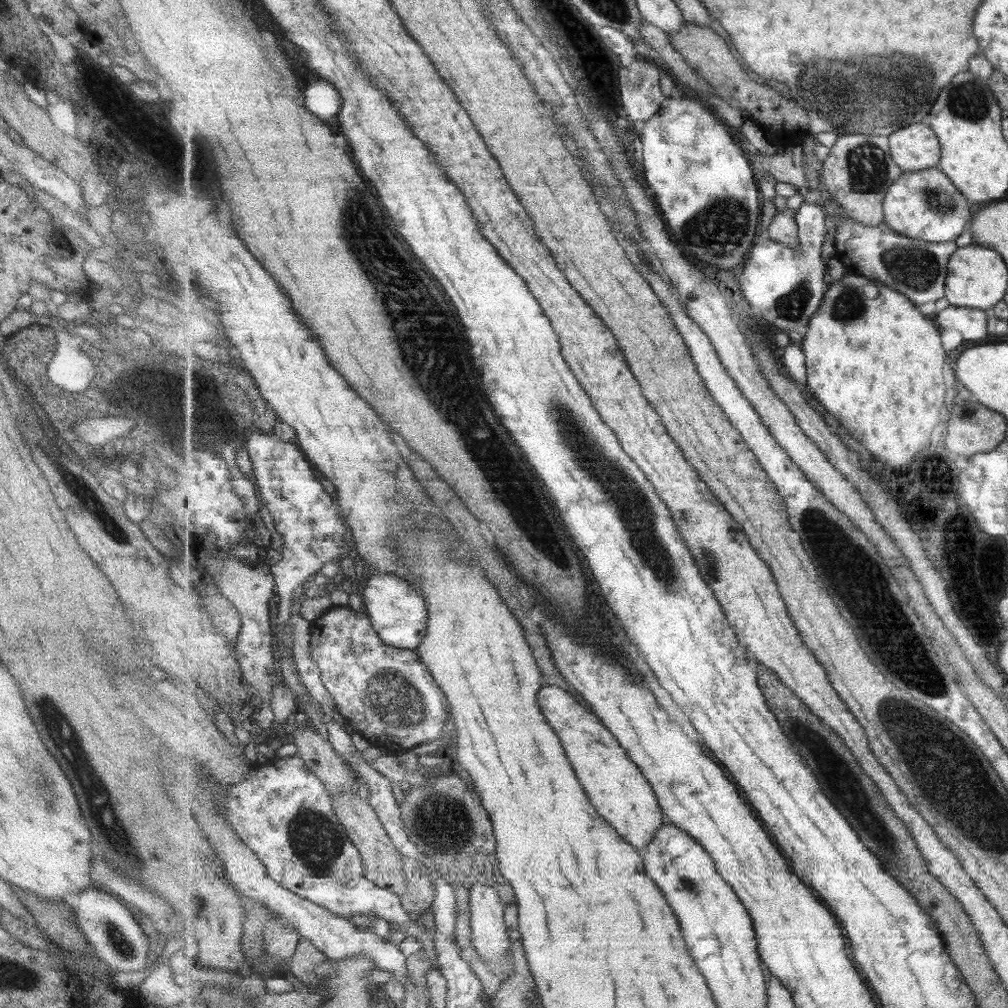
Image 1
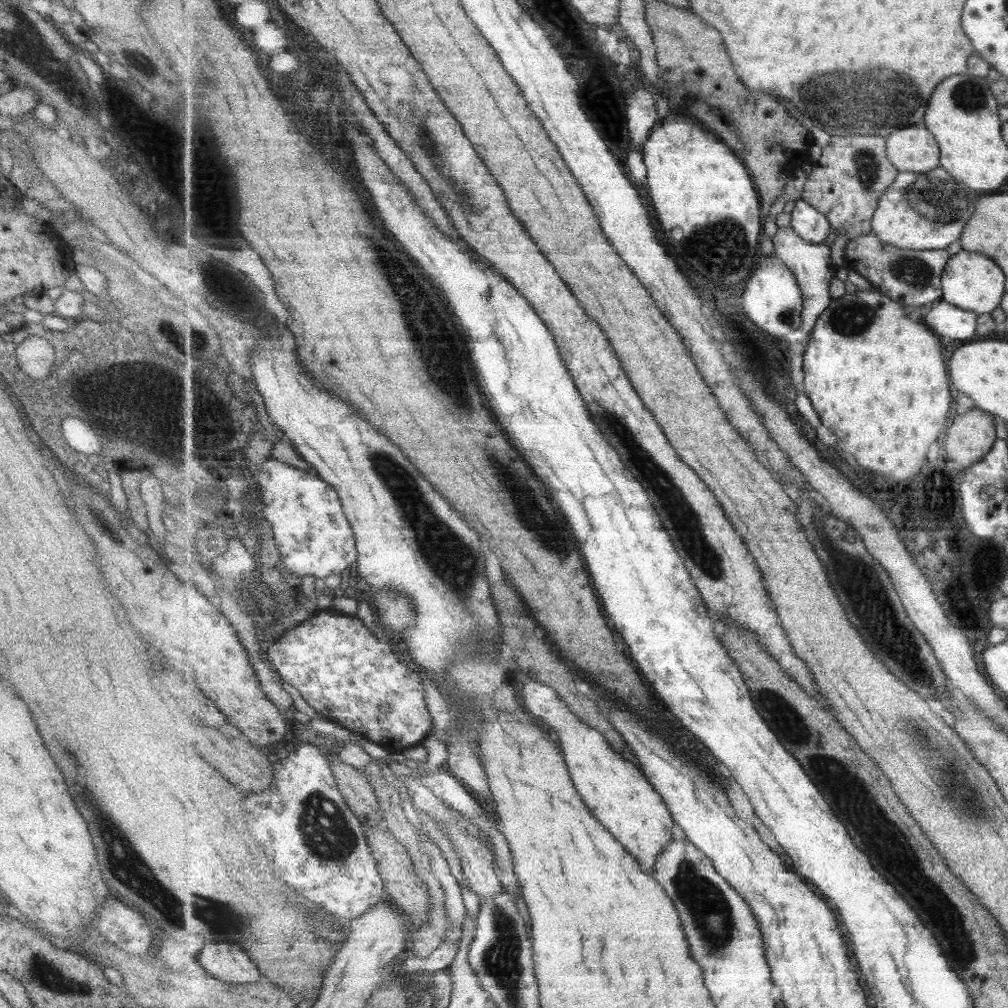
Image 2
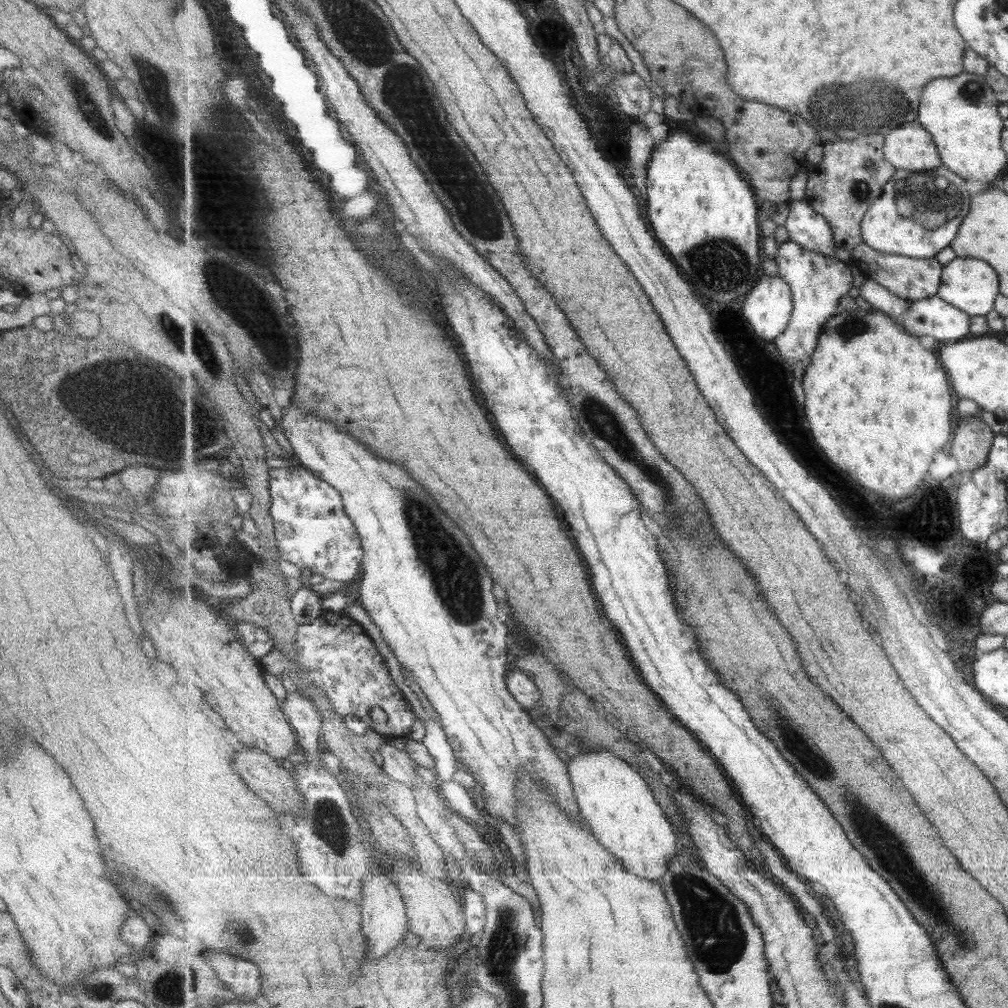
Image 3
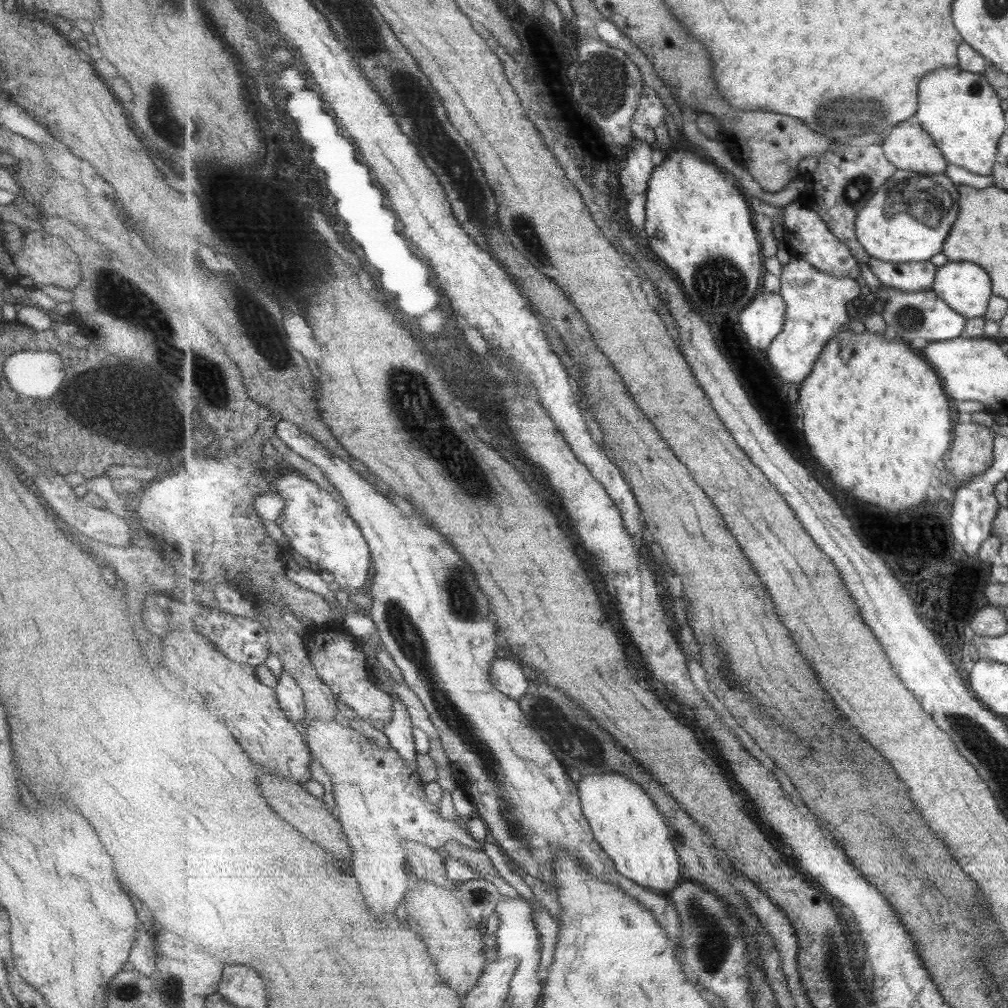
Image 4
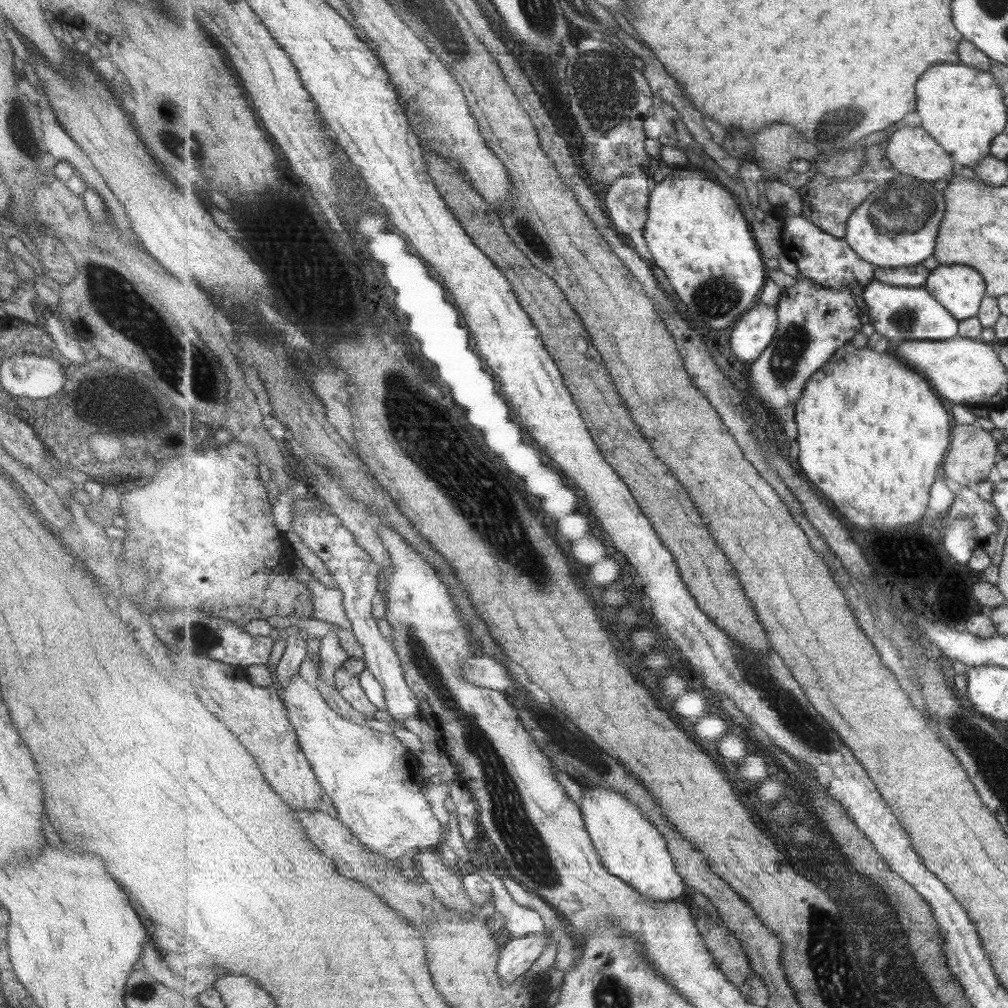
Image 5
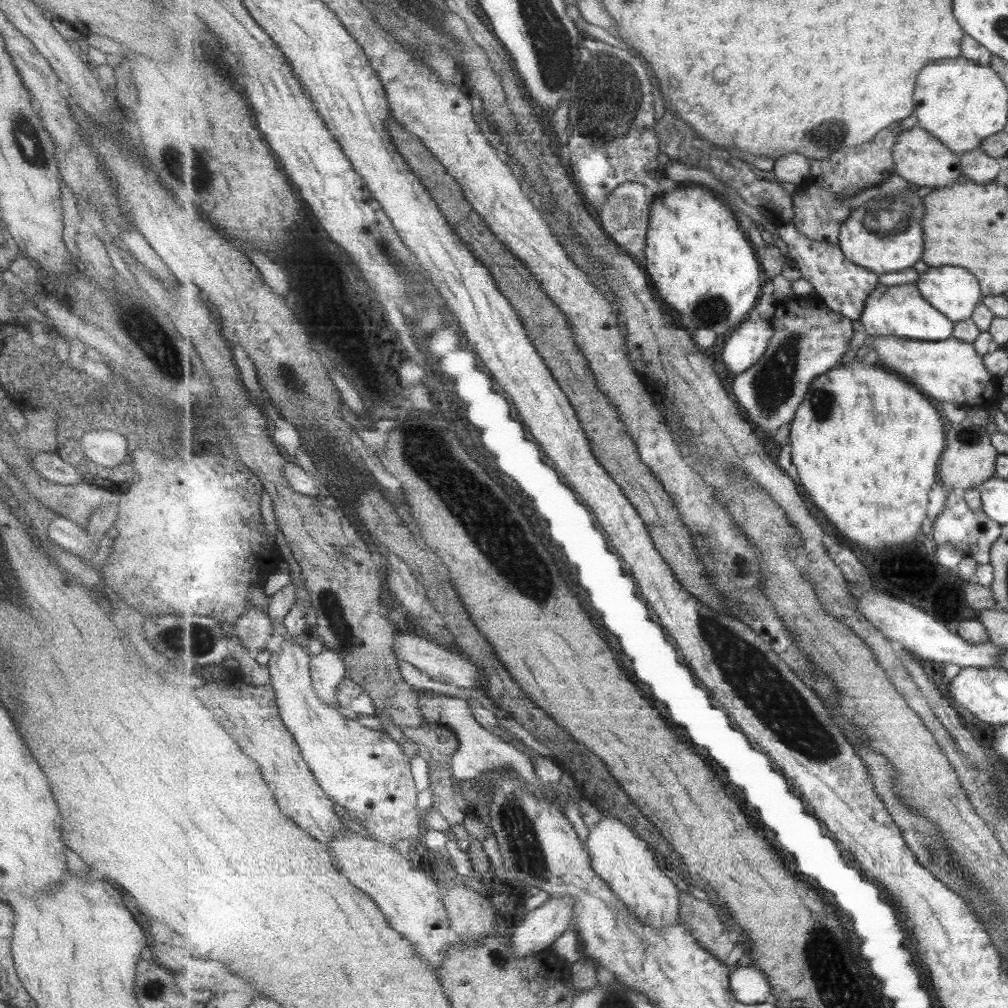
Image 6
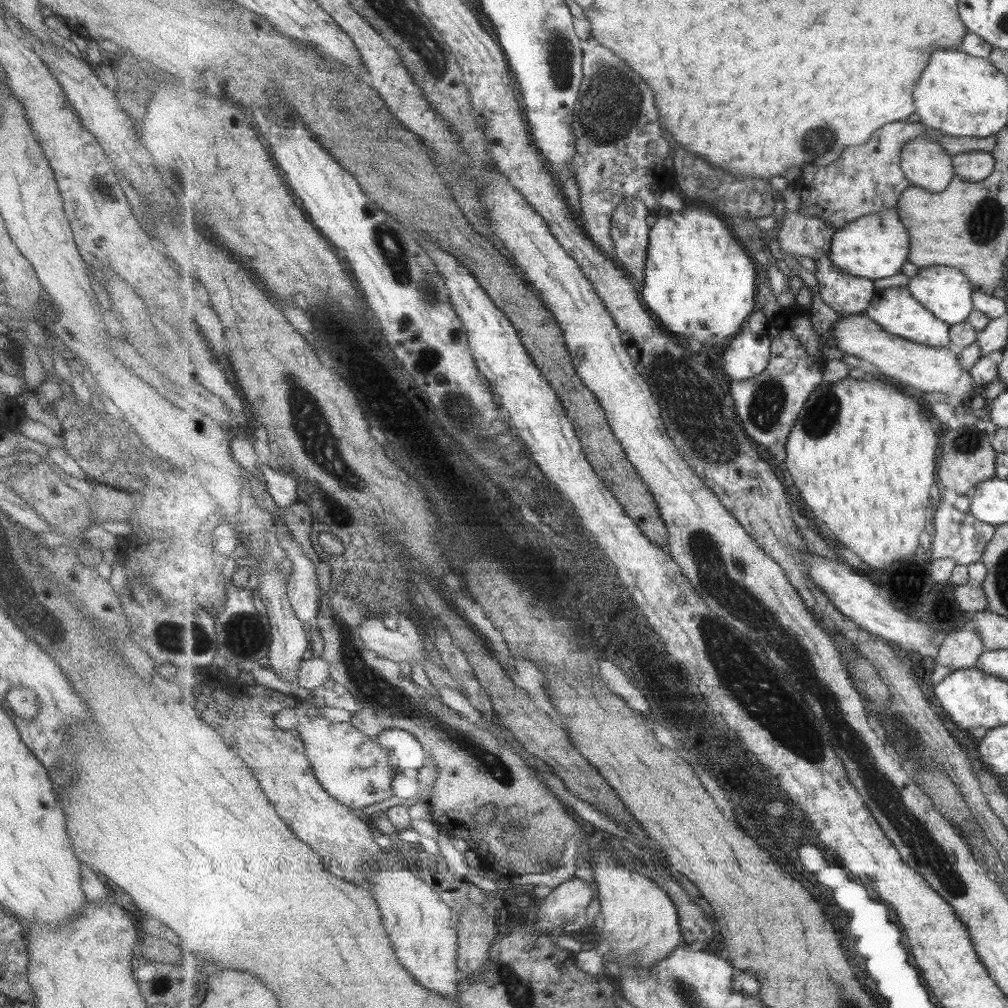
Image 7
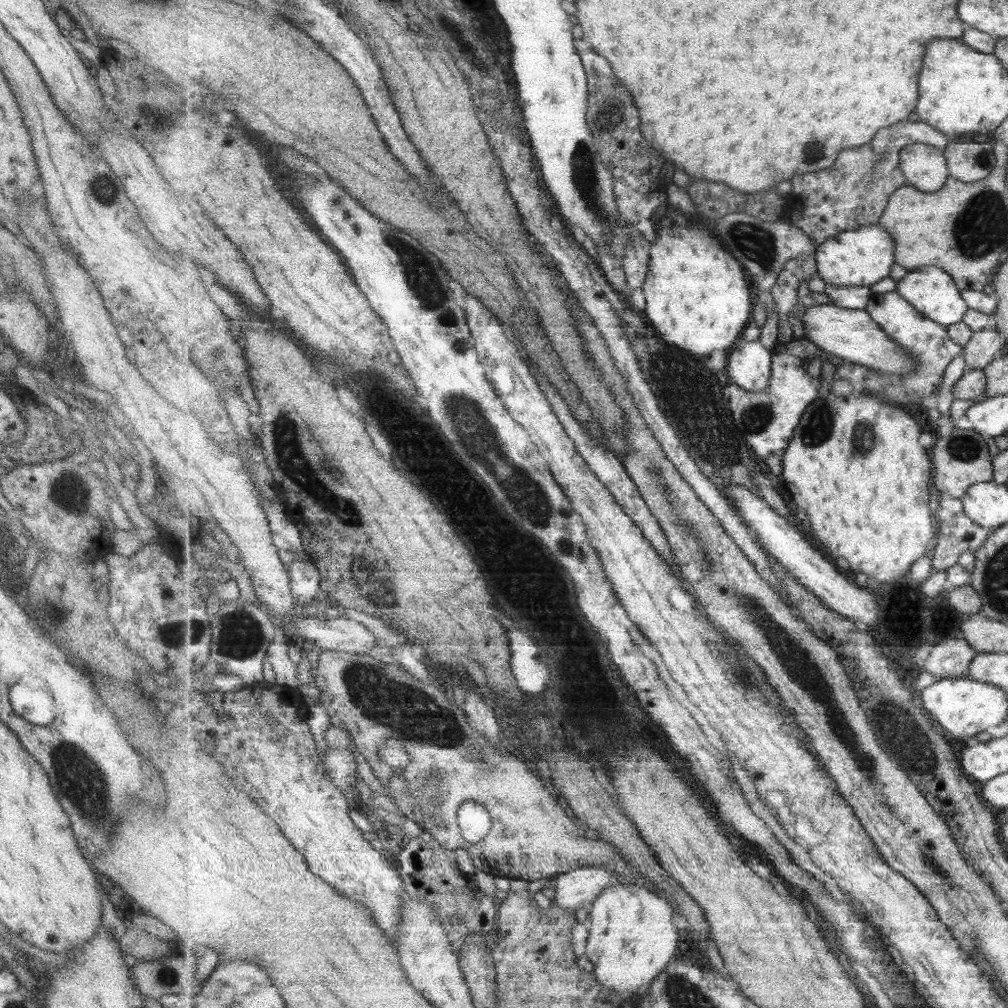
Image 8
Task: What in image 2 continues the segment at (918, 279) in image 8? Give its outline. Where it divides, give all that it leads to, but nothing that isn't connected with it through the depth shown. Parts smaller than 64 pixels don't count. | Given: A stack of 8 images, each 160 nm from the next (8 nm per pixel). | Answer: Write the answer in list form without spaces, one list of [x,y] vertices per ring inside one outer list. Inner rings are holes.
[[[962,250],[952,256],[942,277],[943,300],[978,315],[990,314],[998,307],[1005,290],[1005,274],[990,258]]]

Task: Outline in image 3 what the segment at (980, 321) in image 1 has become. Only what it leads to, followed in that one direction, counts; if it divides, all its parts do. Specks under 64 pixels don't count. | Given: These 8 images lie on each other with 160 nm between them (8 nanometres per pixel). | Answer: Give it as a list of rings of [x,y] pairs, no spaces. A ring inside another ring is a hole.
[[[938,294],[908,301],[899,321],[913,336],[933,336],[937,340],[963,340],[970,336],[971,317],[963,309],[949,304]]]

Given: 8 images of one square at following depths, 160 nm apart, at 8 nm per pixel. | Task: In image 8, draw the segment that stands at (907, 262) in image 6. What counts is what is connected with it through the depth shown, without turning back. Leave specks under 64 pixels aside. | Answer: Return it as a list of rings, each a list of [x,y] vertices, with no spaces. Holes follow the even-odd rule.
[[[881,224],[869,225],[857,231],[846,231],[833,239],[827,240],[817,250],[816,261],[818,275],[826,285],[831,287],[871,287],[891,276],[892,266],[896,263],[897,246],[893,236],[881,227]]]

